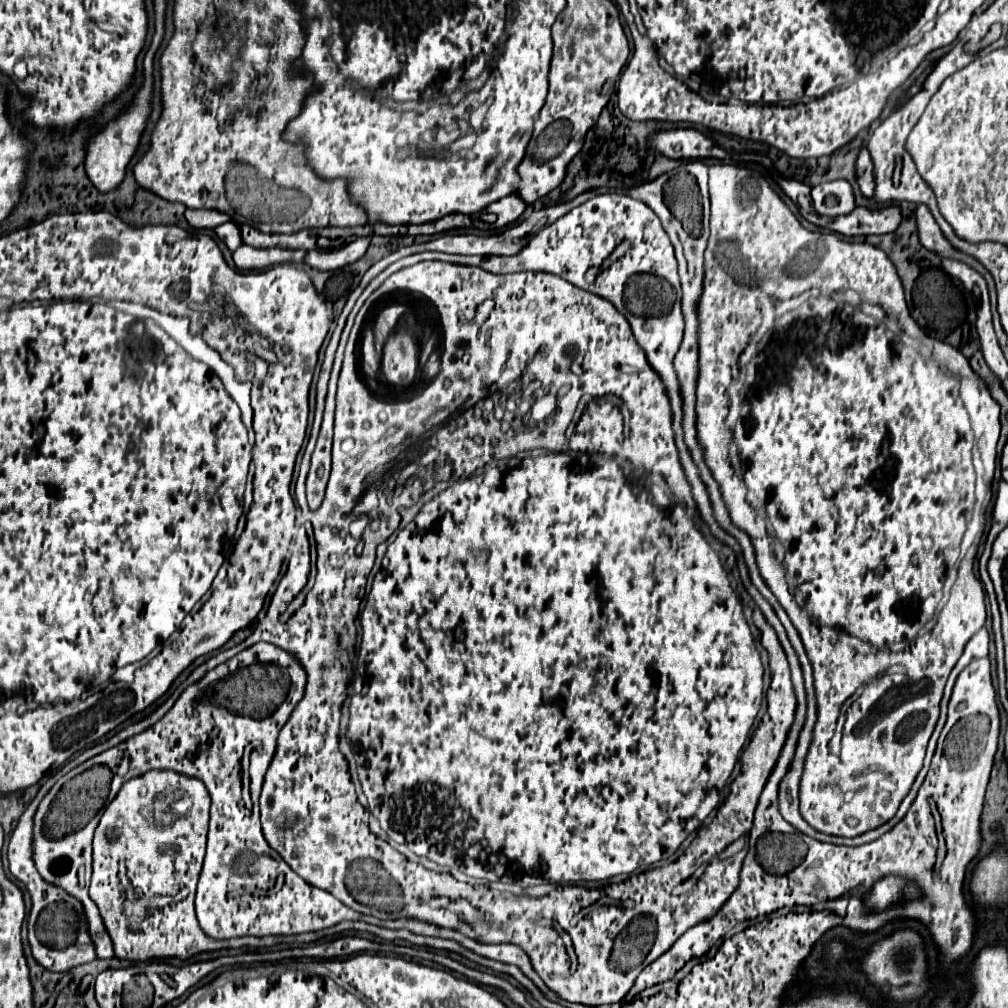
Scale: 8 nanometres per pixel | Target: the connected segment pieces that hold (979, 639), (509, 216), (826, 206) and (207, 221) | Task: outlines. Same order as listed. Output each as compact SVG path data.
M980 629L966 645L962 657L958 659L958 663L954 665L950 677L948 677L948 683L946 683L946 689L944 689L944 695L942 695L942 701L940 701L940 717L946 717L946 707L948 707L948 699L950 699L950 693L952 693L952 687L954 687L954 681L956 677L960 675L960 671L976 657L986 657L988 655L988 631L986 629Z
M508 195L508 197L502 197L500 201L494 201L484 211L494 213L496 215L496 227L502 229L502 227L514 223L522 215L524 209L526 209L526 205L524 205L524 201L520 201L520 197Z
M844 179L820 183L820 185L812 187L812 205L814 205L816 213L826 215L826 217L848 215L856 207L852 187Z
M186 209L186 221L196 229L214 229L226 221L234 221L230 215L210 209Z

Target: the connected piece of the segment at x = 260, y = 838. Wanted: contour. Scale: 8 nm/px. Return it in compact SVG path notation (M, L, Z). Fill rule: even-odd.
M256 643L250 649L256 655L256 661L260 661L262 665L274 665L274 669L282 669L280 673L284 673L284 677L288 677L288 689L284 689L284 705L280 705L273 714L268 716L270 709L272 709L272 701L268 701L268 699L272 699L272 697L268 697L268 695L272 695L272 685L268 685L268 681L264 681L264 687L260 689L260 693L264 693L264 695L260 695L258 699L252 699L250 705L254 705L254 707L248 707L248 713L244 713L244 715L242 713L236 715L236 713L228 711L226 707L202 705L204 697L214 695L214 691L216 691L214 683L226 679L224 675L230 675L230 665L226 661L224 665L218 665L216 669L209 671L200 683L194 683L187 687L186 691L180 695L180 699L174 703L174 707L156 725L152 725L144 733L134 735L124 743L108 749L84 763L85 770L99 764L106 765L113 771L108 802L116 797L125 783L124 778L119 776L115 769L117 761L119 763L126 755L130 757L130 777L138 777L150 769L156 769L156 767L158 769L174 769L178 773L188 775L190 767L194 767L194 761L196 761L196 765L200 765L200 773L188 775L188 777L196 777L196 779L204 781L211 798L206 859L204 859L204 867L202 867L198 889L196 889L196 917L198 917L200 929L212 939L232 939L232 937L246 937L246 935L252 935L252 937L298 935L298 933L322 931L322 929L338 925L342 921L365 921L377 926L397 929L394 928L393 921L400 921L400 927L404 927L412 933L420 933L420 935L436 933L436 937L450 935L462 947L474 951L476 955L482 955L482 957L494 959L494 961L502 961L508 965L516 965L536 987L542 989L544 983L540 981L540 977L536 977L536 971L532 969L528 957L524 957L524 951L516 949L516 945L480 945L478 941L472 941L472 939L468 939L452 929L438 929L434 925L426 925L426 923L420 923L414 919L381 920L373 916L365 916L364 918L360 913L356 913L356 911L348 909L346 905L342 905L340 901L336 901L330 893L324 893L322 889L316 889L316 887L308 885L306 881L302 881L302 877L298 877L282 861L282 857L274 849L268 847L268 843L264 841L264 835L260 831L260 811L256 809L256 805L258 805L260 785L264 781L268 761L272 761L272 753L274 753L276 737L278 737L280 729L276 725L260 725L260 723L264 723L262 717L276 717L276 713L280 713L282 727L284 727L284 721L290 717L296 703L300 701L300 697L304 693L306 673L302 669L302 665L298 665L296 659L288 657L288 653L284 653L282 649L276 649L270 643ZM218 709L220 709L220 713L224 713L224 715L220 715L220 721L216 721ZM246 751L250 751L250 755L248 755L248 759L250 759L250 767L248 767L250 803L244 799L242 769L240 769L242 757ZM278 875L284 875L284 885L280 889L274 889Z

